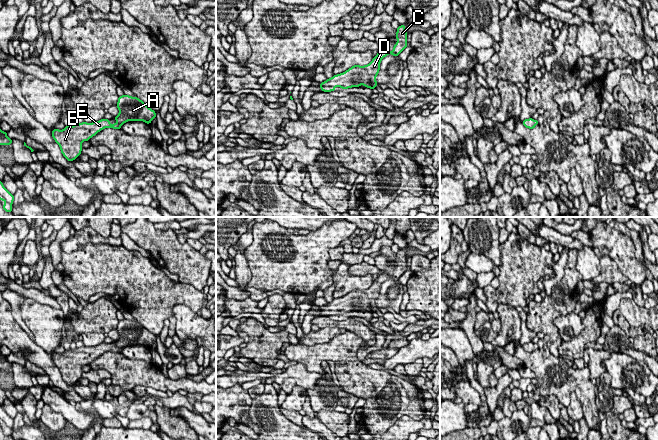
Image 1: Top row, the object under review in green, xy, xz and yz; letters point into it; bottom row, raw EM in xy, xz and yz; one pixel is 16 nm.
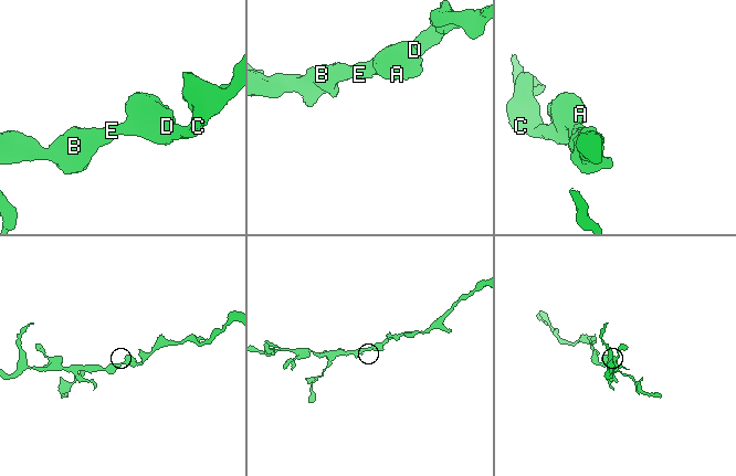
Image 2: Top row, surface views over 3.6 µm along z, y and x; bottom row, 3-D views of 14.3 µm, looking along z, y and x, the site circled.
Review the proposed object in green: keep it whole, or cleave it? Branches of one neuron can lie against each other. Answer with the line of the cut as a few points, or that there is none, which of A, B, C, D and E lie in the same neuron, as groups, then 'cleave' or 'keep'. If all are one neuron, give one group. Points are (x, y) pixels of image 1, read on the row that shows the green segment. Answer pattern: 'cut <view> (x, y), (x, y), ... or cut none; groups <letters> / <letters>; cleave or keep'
cut none; groups A B C D E; keep

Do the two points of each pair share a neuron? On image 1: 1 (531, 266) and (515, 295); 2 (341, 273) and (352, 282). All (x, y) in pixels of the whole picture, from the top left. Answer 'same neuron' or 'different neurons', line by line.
1: same neuron
2: same neuron

